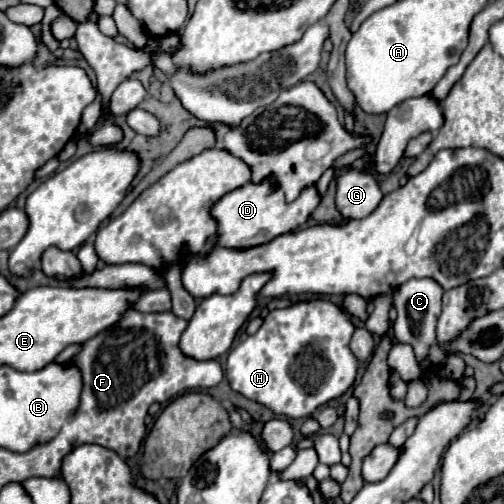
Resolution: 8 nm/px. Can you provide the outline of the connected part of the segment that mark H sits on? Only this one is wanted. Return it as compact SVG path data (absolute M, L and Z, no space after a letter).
M308 300L298 302L292 308L272 310L256 334L248 336L244 342L230 350L226 360L226 378L230 388L248 400L264 404L276 414L290 418L310 416L318 406L342 396L354 384L358 360L348 348L352 332L354 326L348 314L328 300Z

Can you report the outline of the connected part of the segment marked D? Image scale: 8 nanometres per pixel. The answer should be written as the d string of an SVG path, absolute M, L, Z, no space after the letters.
M248 182L248 186L236 188L226 196L222 196L216 204L212 204L210 216L218 224L216 246L248 250L260 244L268 244L270 240L294 232L298 226L302 226L318 204L320 204L320 196L316 192L316 186L312 186L312 190L304 190L304 194L296 198L296 202L286 204L284 194L280 194L280 190L274 192L268 190L268 186L252 186L252 182Z

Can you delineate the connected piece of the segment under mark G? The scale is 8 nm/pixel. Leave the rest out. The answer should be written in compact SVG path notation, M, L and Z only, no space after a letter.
M352 166L338 168L336 174L336 208L346 220L364 218L380 204L382 192L374 176L354 170Z

